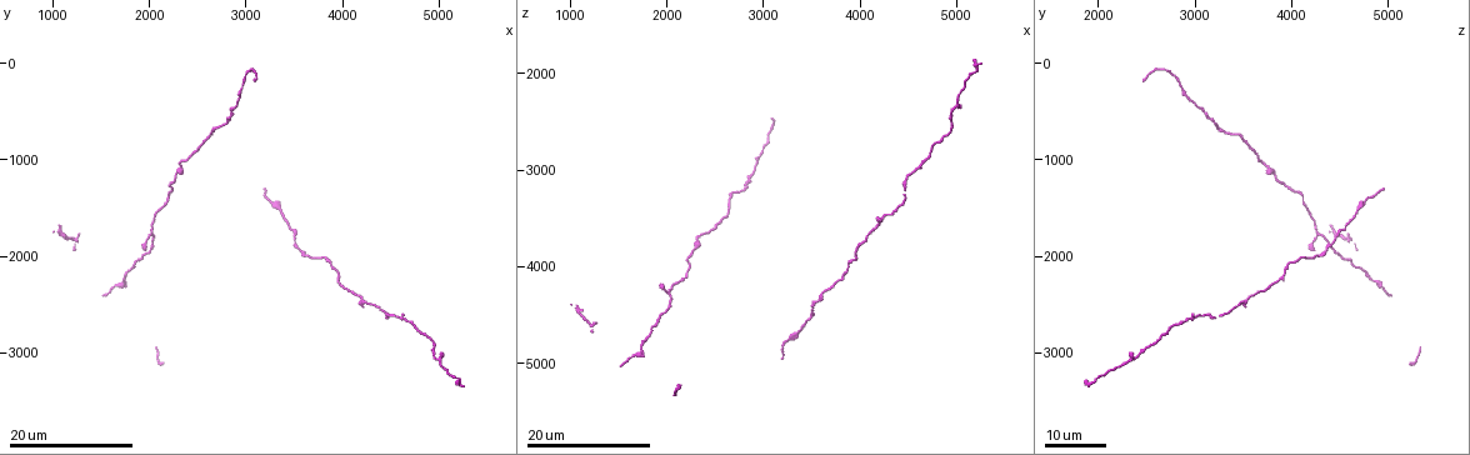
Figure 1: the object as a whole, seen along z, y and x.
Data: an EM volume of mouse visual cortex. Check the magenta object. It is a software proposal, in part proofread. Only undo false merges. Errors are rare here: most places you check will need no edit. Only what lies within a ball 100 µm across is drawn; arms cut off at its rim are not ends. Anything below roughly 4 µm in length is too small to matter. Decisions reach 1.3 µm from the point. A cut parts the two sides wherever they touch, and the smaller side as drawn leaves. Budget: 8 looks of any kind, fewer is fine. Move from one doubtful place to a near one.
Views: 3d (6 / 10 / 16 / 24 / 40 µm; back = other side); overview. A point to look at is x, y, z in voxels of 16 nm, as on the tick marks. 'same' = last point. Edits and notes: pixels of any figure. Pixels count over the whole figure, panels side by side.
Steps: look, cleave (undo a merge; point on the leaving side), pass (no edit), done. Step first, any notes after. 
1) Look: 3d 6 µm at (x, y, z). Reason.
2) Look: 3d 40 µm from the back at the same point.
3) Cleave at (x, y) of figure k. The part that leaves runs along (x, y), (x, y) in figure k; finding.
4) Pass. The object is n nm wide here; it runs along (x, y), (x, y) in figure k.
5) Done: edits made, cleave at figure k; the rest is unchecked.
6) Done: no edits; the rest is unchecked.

Look: 3d 24 µm at (2660, 740, 3340). Thick turns thin.

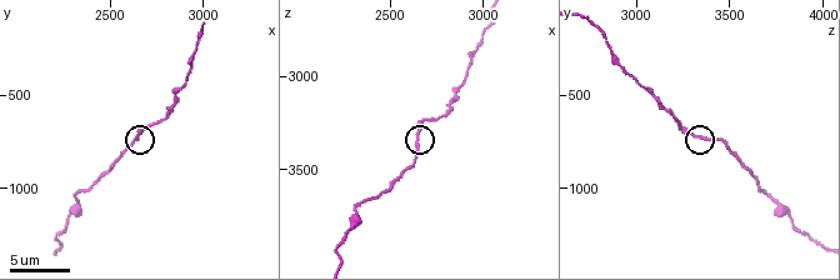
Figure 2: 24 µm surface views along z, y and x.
Look: 3d 6 µm at (2640, 720, 3340). Zoom in.

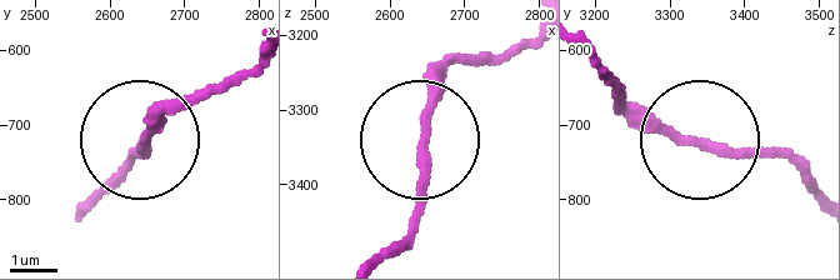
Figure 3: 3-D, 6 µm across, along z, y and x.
Pass. The object is 190 nm wide here; continuous, no second neuron.

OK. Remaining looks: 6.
Look: 3d 16 µm at (2180, 1380, 4100).

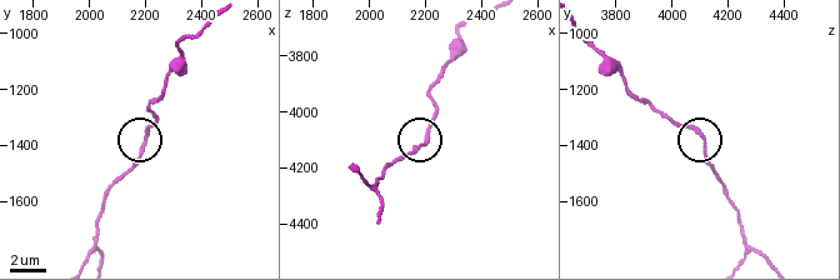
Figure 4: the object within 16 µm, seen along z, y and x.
Look: 3d 10 µm at (2210, 1370, 4110). Zoom in.

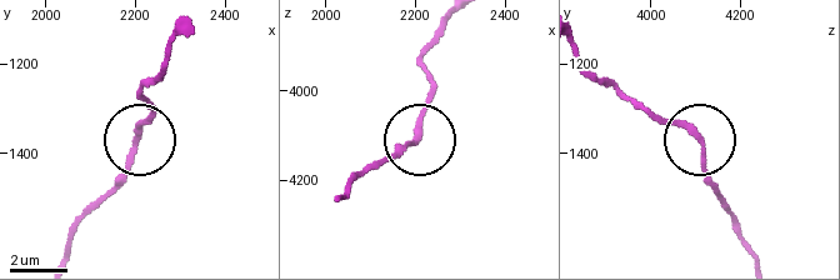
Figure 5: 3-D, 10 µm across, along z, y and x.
Pass. The object is 190 nm wide here; all the same neuron.

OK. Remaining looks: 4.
Look: 3d 16 µm at (1780, 2140, 4720). Thick turns thin.

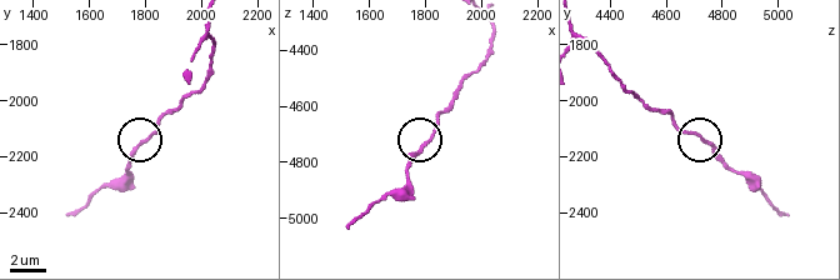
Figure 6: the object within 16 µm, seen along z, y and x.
Look: 3d 10 µm at (1800, 2140, 4730). Zoom in.

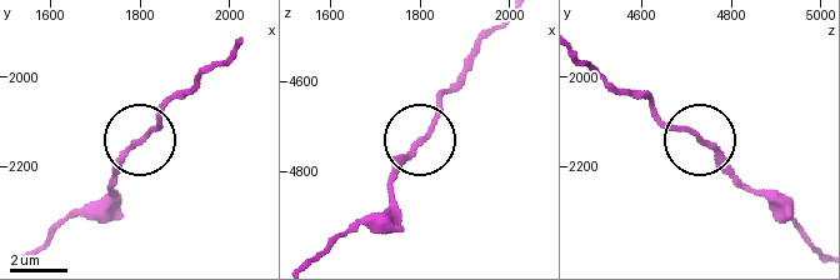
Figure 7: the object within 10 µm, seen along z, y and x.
Pass. One neuron here.

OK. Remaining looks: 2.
Look: 3d 10 µm at (2460, 920, 3640). Thick turns thin.

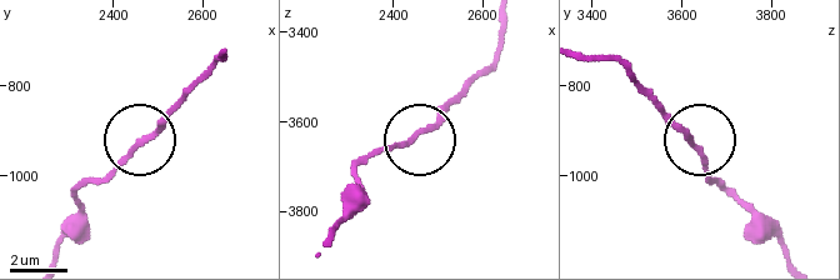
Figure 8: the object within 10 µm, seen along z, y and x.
Pass. Continuous, no second neuron.

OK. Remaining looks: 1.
Done: no edits; the rest is unchecked.

